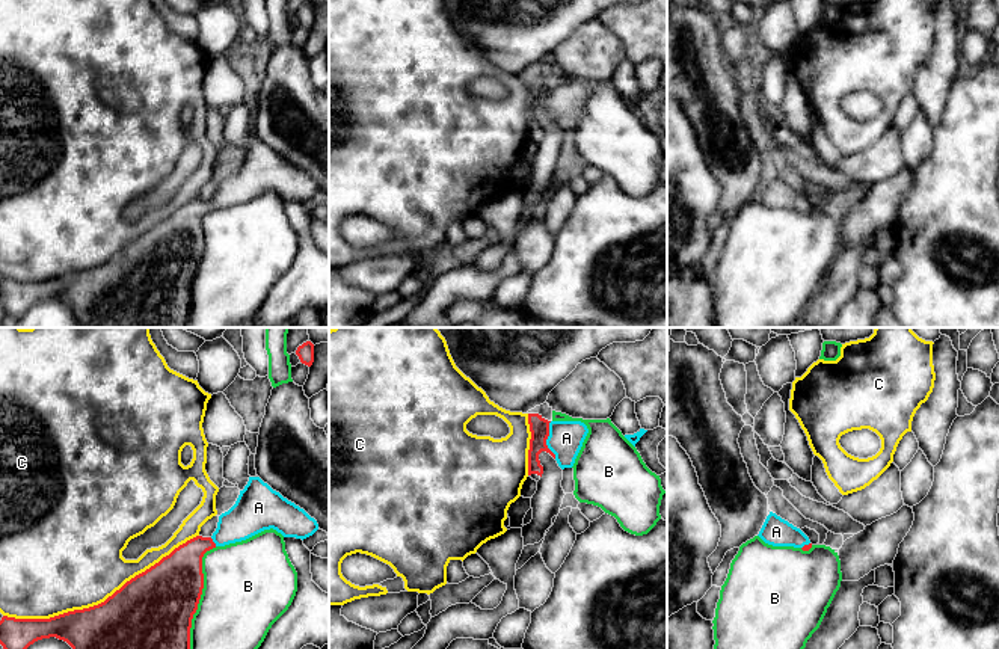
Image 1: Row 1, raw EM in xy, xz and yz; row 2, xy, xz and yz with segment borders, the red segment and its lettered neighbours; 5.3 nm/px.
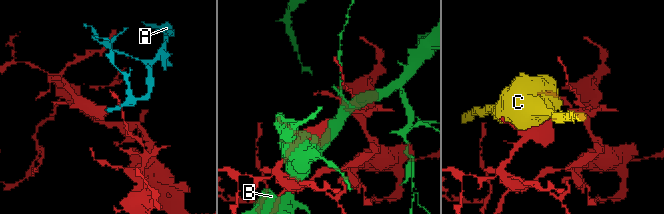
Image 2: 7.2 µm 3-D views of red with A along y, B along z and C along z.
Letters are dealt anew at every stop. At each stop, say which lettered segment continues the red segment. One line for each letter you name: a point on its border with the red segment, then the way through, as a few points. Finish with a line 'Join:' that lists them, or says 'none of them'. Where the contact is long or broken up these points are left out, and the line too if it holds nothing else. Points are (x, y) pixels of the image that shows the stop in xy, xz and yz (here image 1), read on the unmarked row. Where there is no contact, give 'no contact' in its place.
A: meets red in xz at (547, 100); runs through xz (539, 89), (547, 100), (566, 100)
Join: A

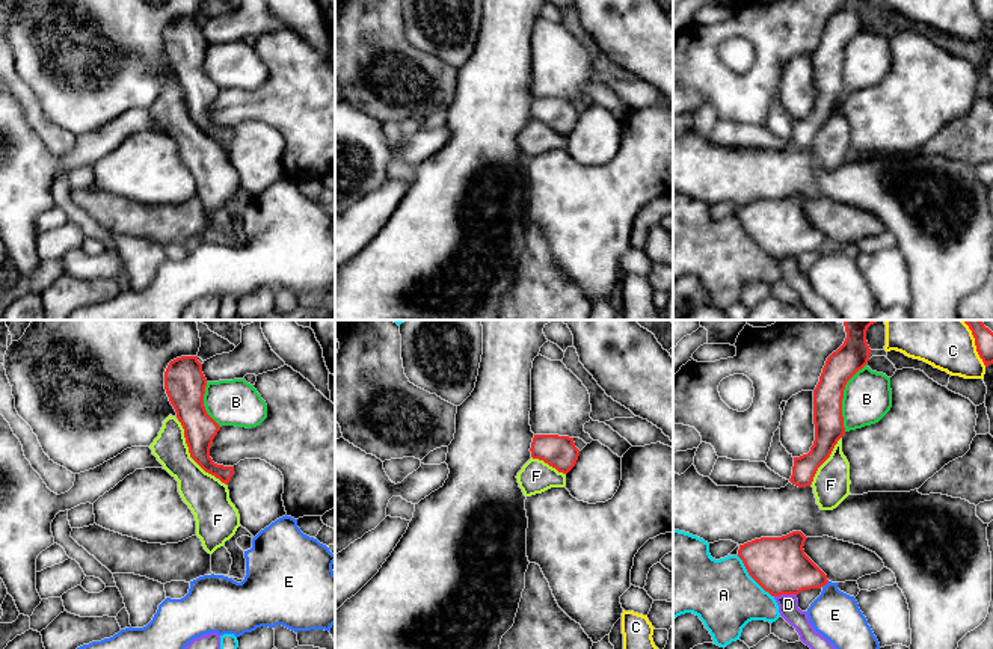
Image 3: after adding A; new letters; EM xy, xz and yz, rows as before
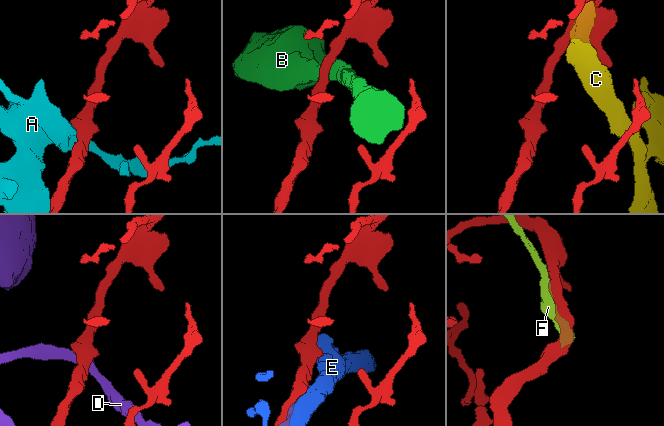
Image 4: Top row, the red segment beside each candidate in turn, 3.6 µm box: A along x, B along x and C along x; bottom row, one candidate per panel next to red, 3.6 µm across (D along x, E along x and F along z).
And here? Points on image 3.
F: meets red in xy at (190, 118)
Join: F

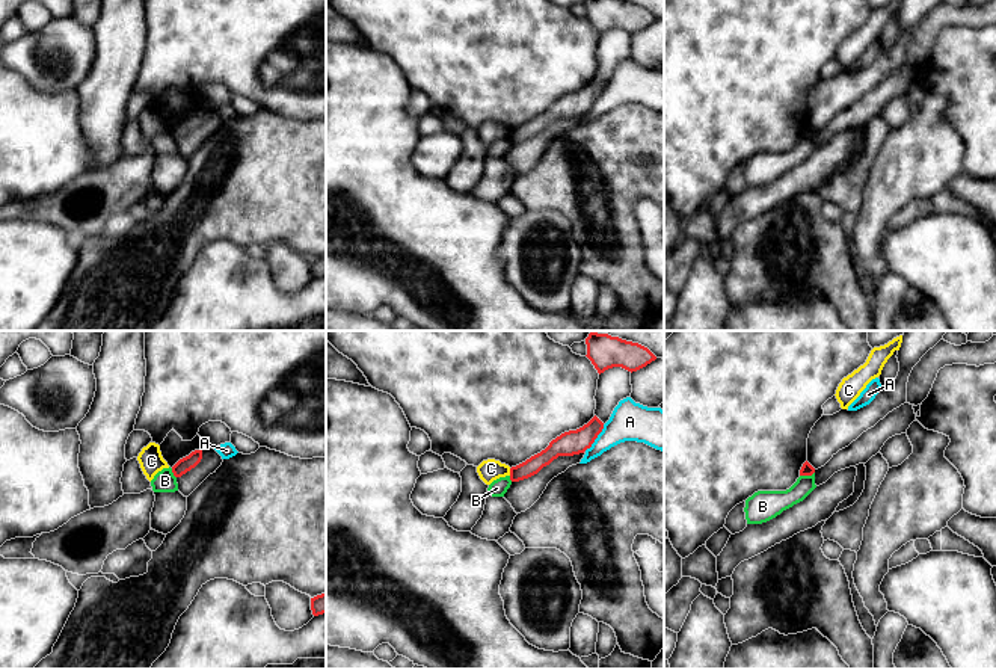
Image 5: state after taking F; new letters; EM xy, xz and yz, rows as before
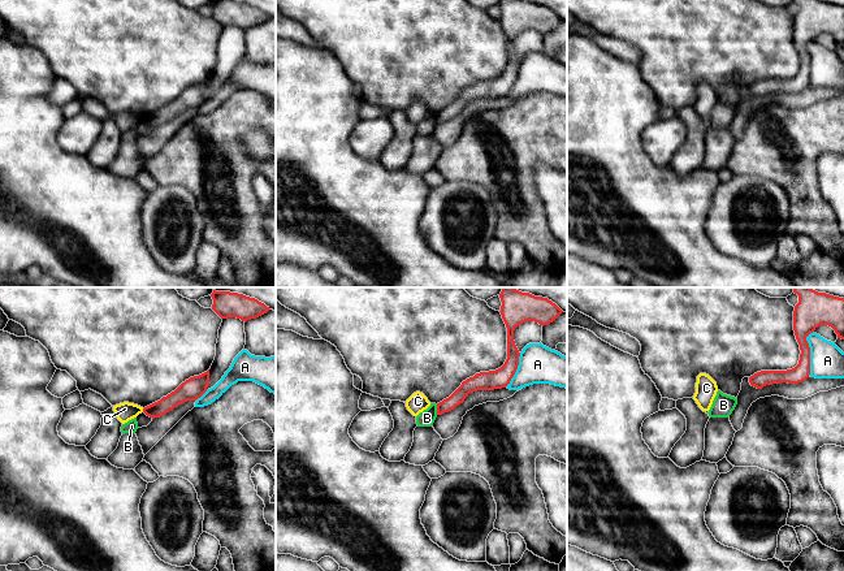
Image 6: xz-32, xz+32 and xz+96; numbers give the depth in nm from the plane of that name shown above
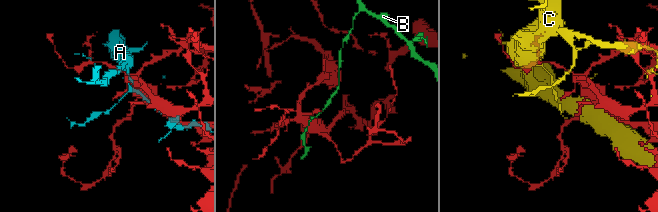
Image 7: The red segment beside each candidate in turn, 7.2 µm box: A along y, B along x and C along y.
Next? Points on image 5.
Join: none of them

